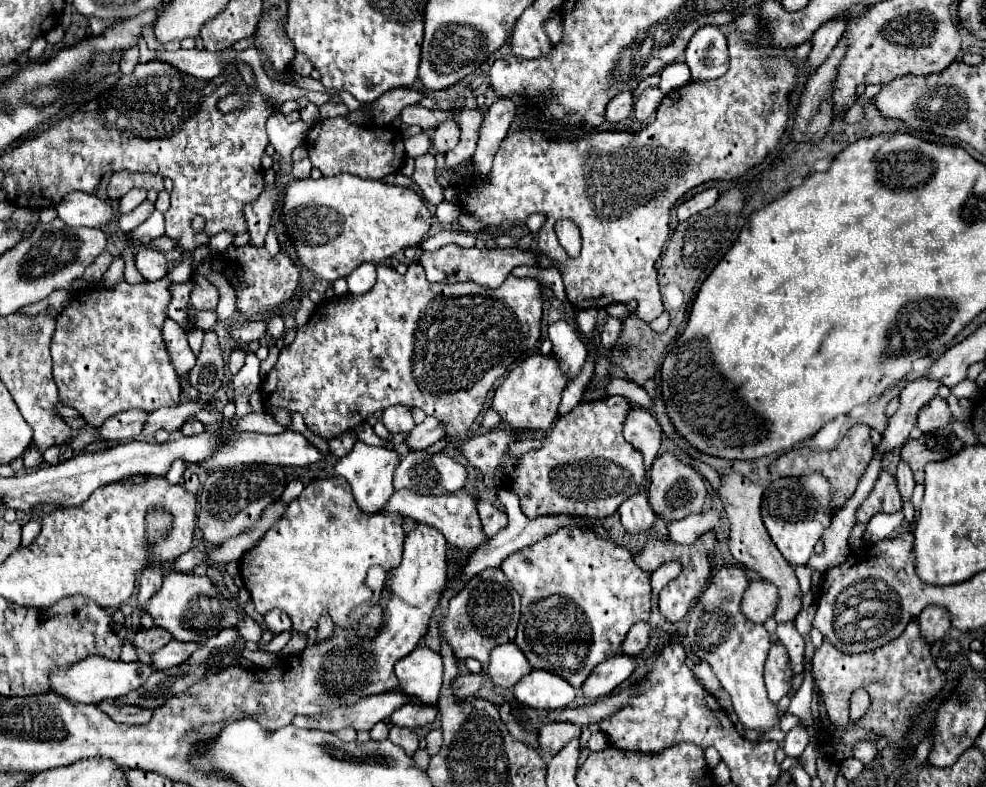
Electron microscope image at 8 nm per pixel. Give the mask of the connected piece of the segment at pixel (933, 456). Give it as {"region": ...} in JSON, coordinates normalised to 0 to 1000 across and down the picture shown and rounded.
{"region":[[[958,543],[936,550],[928,560],[920,560],[914,568],[914,586],[918,586],[924,593],[928,604],[928,614],[936,614],[936,593],[942,586],[956,586],[973,576],[975,568],[977,568],[975,558],[962,543]]]}

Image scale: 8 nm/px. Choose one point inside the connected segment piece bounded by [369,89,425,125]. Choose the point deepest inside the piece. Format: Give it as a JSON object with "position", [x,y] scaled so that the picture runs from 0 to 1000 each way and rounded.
{"position":[392,137]}

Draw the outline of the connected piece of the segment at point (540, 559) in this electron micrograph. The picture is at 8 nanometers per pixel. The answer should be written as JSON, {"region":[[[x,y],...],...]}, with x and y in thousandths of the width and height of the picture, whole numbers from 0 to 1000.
{"region":[[[567,672],[551,687],[514,708],[508,715],[508,726],[528,756],[528,789],[522,809],[524,822],[530,827],[541,850],[563,855],[577,865],[583,875],[593,868],[597,855],[610,840],[628,830],[640,794],[656,789],[660,781],[658,728],[644,718],[642,705],[634,695],[622,687],[610,687],[610,682],[591,672]]]}

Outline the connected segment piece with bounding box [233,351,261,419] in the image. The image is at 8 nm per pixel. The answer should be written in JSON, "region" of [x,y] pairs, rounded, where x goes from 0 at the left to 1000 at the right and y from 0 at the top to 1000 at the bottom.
{"region":[[[251,446],[251,456],[246,469],[236,479],[236,492],[238,492],[238,532],[244,532],[246,527],[255,525],[255,512],[253,512],[253,502],[257,497],[263,494],[265,489],[265,479],[263,479],[263,456],[259,454],[259,449]]]}

